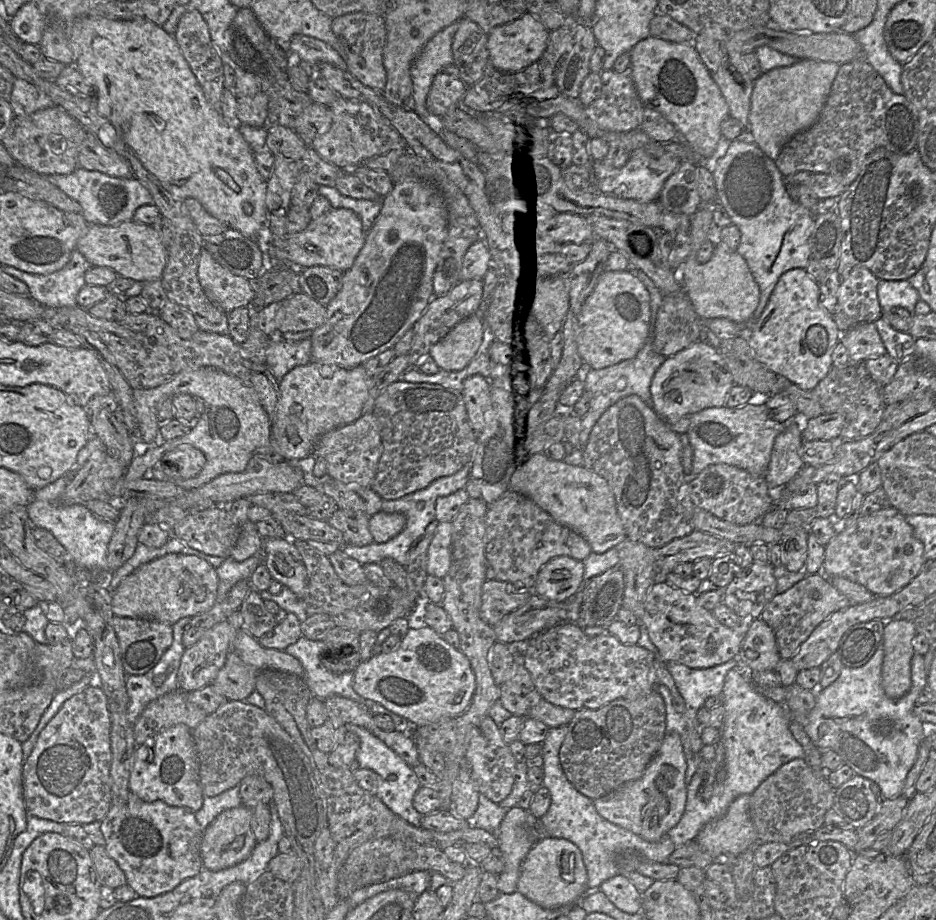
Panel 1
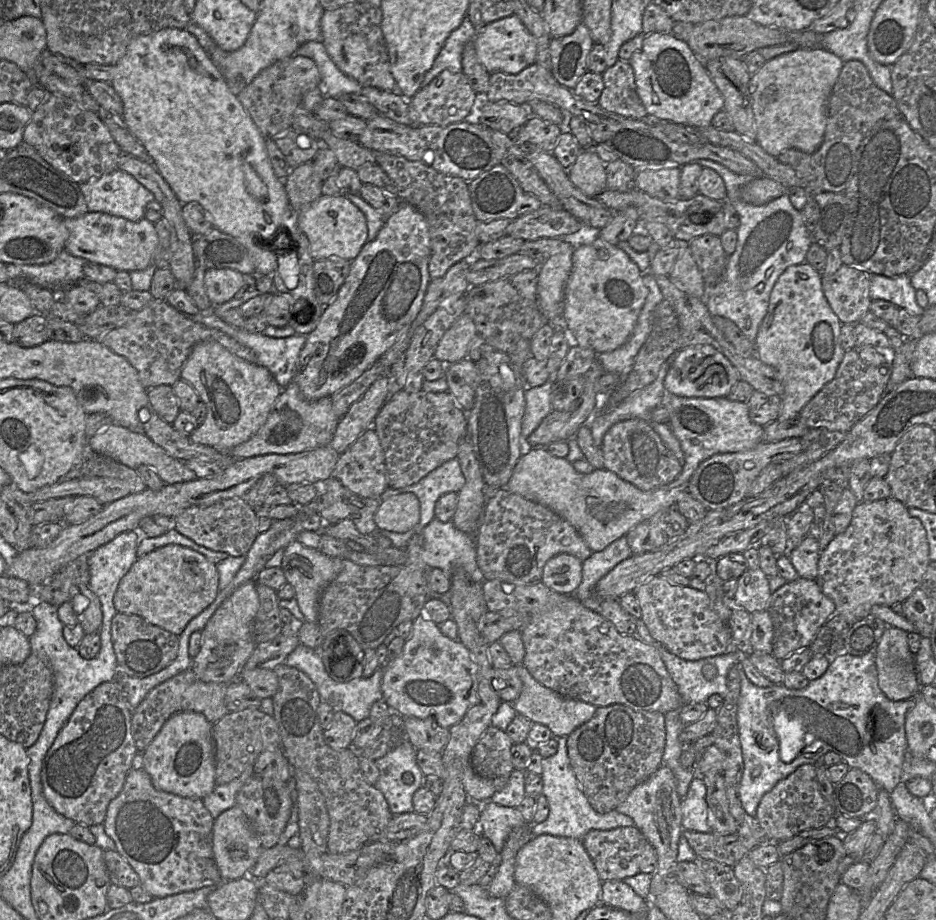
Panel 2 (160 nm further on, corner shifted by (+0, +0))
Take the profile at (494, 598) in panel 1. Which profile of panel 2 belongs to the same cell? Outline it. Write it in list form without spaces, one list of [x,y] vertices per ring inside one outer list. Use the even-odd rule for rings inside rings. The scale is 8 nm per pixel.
[[[484,580],[482,588],[489,611],[512,609],[529,615],[529,623],[521,629],[525,648],[522,664],[543,686],[596,707],[623,704],[665,715],[683,705],[657,648],[637,636],[620,634],[612,622],[586,608],[574,594],[558,593],[542,581],[515,585]]]

